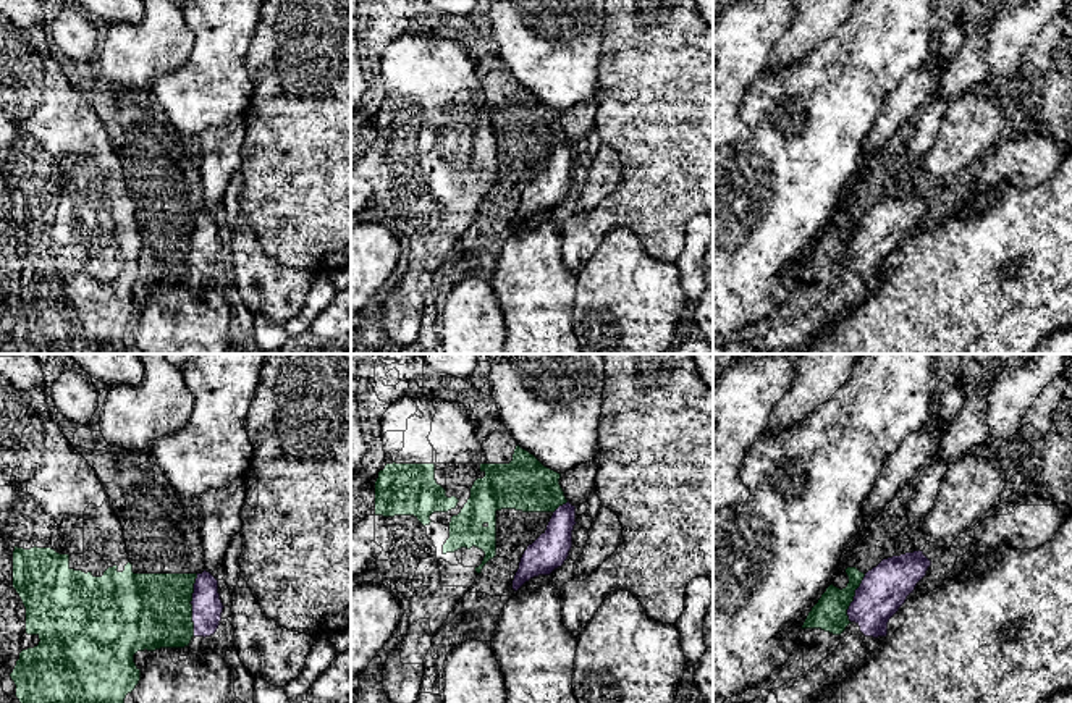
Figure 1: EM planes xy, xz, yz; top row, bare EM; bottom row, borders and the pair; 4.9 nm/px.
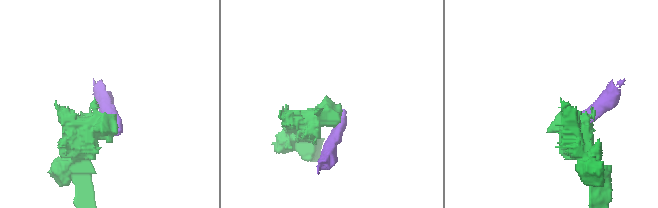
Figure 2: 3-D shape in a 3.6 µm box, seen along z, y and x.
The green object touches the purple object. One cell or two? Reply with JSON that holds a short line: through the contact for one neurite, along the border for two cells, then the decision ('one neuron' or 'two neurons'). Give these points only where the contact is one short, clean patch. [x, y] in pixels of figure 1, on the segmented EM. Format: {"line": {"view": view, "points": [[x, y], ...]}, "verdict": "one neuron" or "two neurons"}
{"line": {"view": "xy", "points": [[198, 574], [193, 584], [191, 601], [193, 635]]}, "verdict": "two neurons"}

